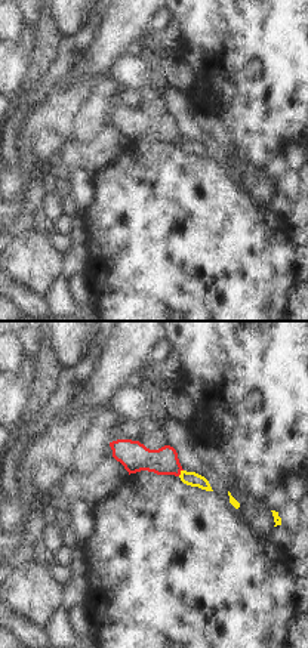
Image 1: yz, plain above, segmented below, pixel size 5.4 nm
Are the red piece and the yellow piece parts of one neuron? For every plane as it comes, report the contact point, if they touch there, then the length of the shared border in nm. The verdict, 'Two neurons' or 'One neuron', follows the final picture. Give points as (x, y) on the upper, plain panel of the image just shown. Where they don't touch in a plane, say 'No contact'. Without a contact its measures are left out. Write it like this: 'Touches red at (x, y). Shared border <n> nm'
Touches red at (179, 141). Shared border 50 nm

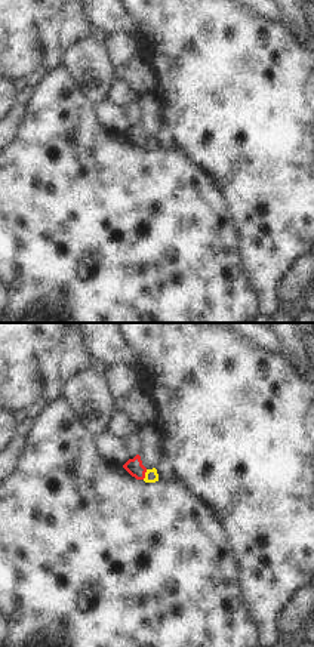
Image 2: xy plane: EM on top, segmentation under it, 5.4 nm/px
Touches red at (144, 142). Shared border 60 nm

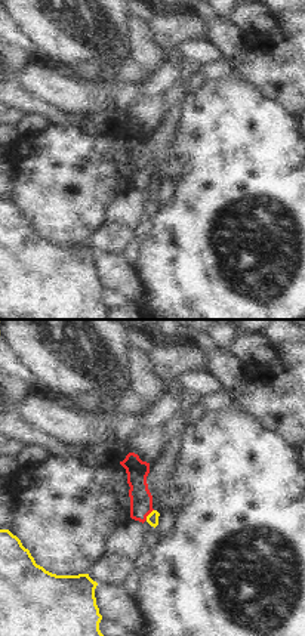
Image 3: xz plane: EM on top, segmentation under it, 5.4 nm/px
Touches red at (148, 182). Shared border 80 nm

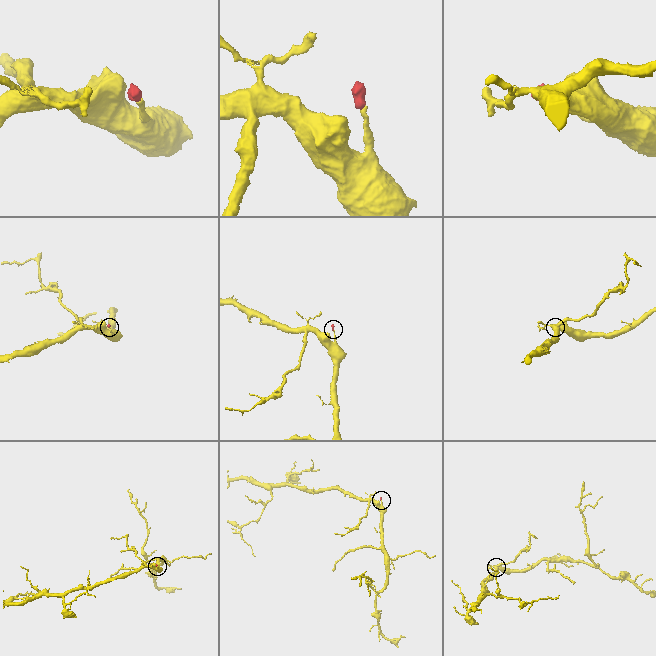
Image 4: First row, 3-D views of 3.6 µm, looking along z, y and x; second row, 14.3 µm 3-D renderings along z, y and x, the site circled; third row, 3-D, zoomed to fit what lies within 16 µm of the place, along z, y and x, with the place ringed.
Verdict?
Two neurons

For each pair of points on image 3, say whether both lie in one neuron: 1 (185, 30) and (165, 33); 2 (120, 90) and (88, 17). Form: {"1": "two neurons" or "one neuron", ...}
{"1": "one neuron", "2": "two neurons"}

